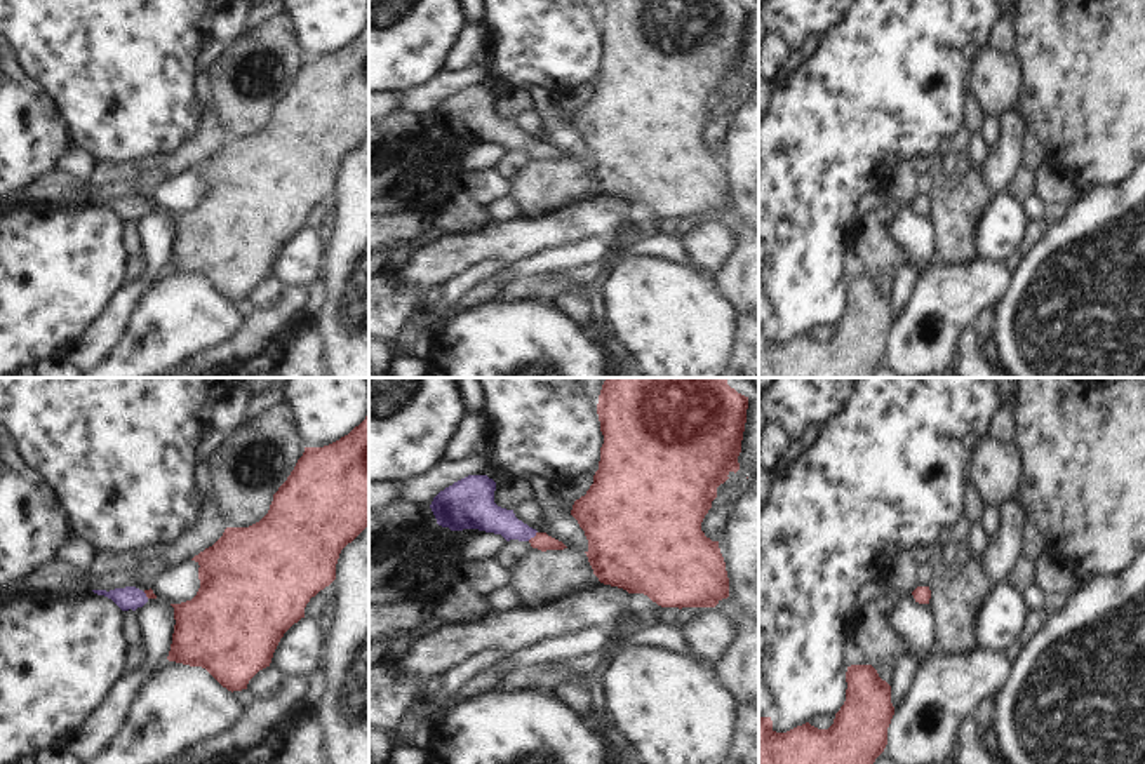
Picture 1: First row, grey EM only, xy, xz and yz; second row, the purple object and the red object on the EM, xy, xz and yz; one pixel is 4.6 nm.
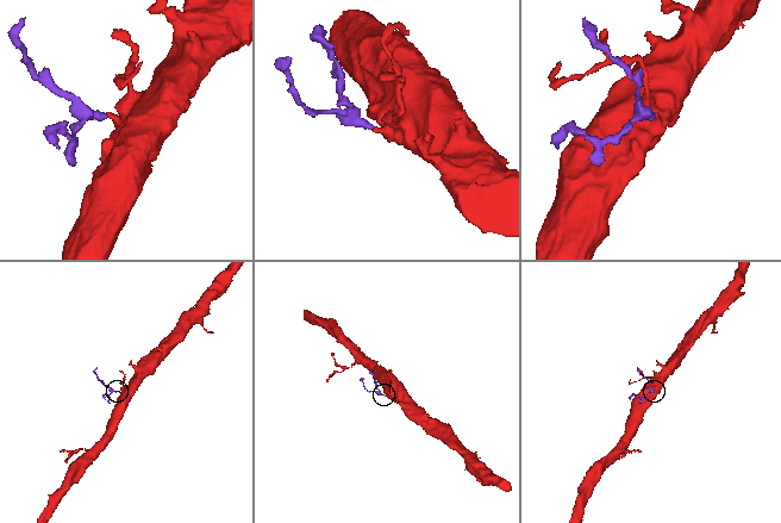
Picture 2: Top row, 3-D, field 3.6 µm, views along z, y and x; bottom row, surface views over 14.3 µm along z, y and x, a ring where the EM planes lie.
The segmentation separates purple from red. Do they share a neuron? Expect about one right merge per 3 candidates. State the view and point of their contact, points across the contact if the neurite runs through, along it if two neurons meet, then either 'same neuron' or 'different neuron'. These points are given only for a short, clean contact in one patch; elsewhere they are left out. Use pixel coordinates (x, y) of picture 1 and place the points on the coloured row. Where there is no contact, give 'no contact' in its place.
meets purple in xz at (533, 536); runs through xz (484, 514), (533, 536), (542, 540); same neuron

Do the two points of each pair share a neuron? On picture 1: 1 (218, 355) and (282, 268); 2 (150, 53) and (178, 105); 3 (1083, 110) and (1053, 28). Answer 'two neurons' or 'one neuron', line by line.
1: two neurons
2: one neuron
3: one neuron

